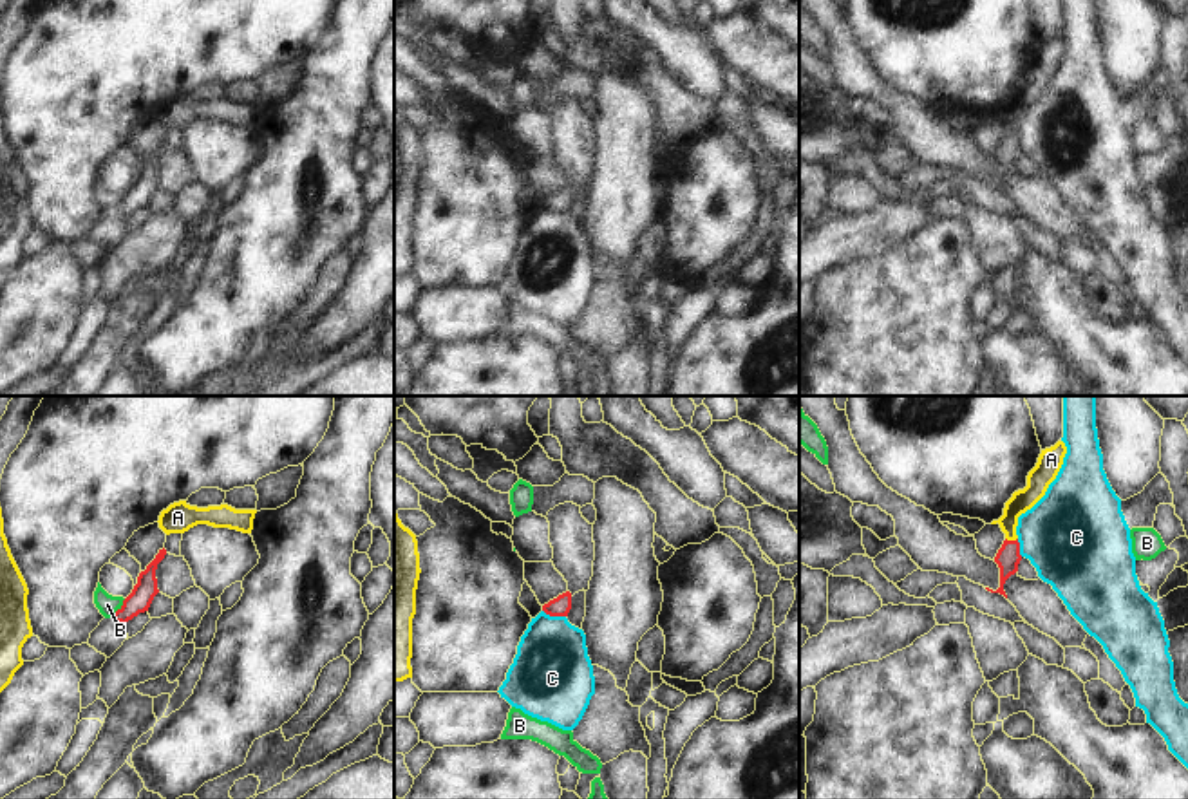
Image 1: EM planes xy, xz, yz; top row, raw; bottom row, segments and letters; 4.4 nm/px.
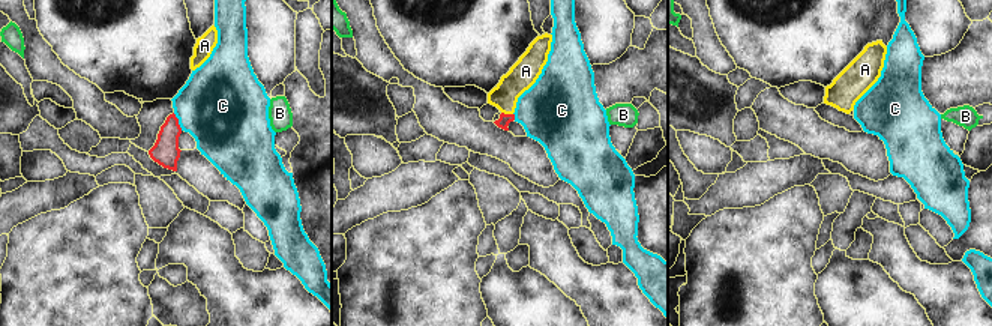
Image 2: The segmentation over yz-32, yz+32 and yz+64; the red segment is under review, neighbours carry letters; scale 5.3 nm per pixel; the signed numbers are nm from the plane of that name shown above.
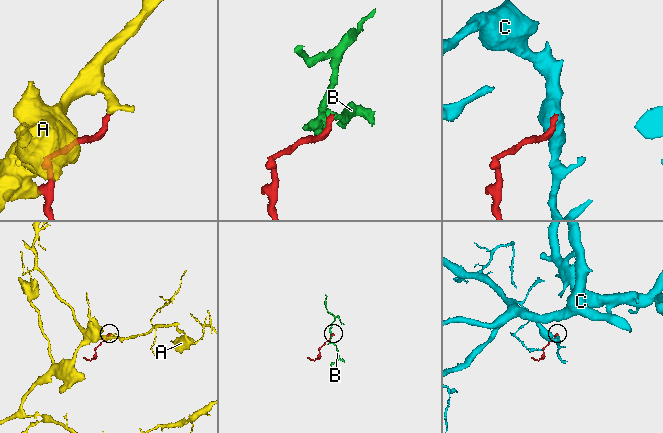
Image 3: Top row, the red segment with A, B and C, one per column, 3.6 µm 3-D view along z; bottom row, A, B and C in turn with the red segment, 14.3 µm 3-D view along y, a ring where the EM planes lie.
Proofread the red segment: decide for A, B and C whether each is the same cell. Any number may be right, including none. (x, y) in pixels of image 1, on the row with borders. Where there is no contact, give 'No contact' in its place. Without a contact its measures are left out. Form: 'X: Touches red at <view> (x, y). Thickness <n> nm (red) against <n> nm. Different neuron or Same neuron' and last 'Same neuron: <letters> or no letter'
A: Touches red at yz (1011, 541). Thickness 110 nm (red) against 100 nm. Same neuron
B: Touches red at xy (122, 608). Thickness 100 nm (red) against 90 nm. Different neuron
C: Touches red at xz (554, 615). Thickness 90 nm (red) against 360 nm. Different neuron
Same neuron: A

